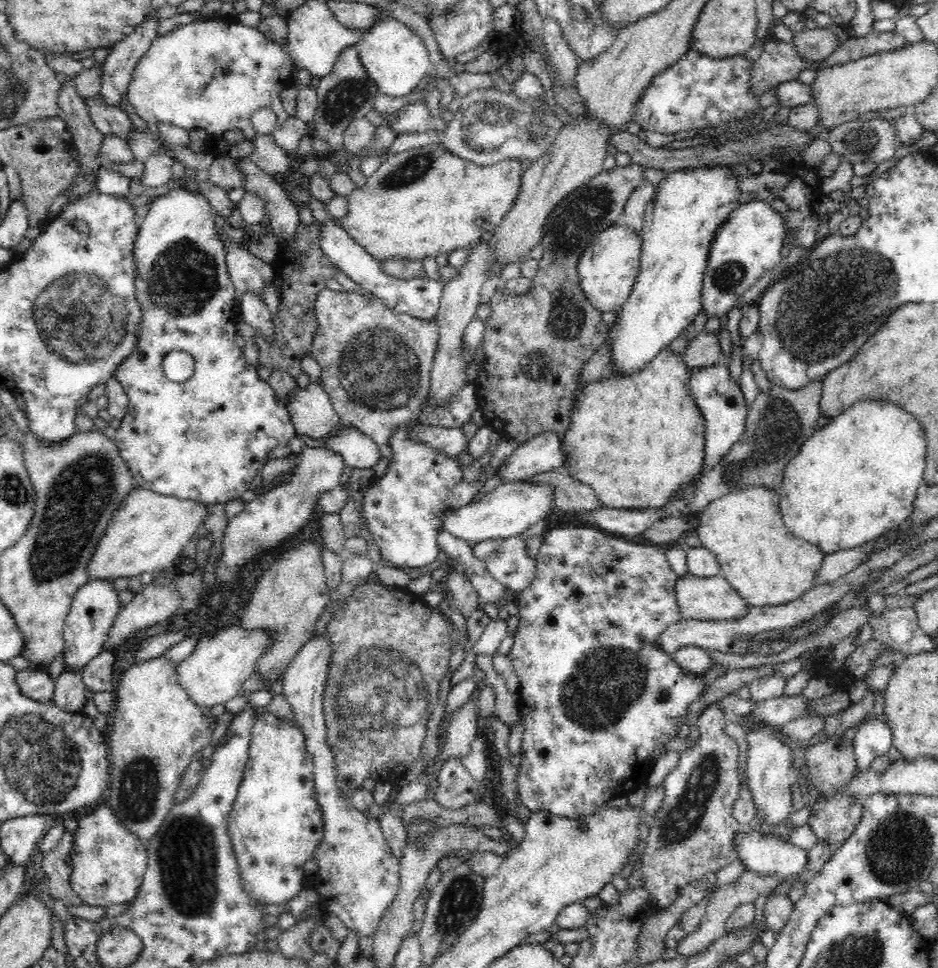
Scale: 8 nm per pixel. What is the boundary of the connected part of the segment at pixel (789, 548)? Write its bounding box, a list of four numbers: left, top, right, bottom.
[694,486,825,606]

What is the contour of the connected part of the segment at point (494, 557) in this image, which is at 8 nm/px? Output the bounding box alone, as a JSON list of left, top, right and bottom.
[472,534,536,594]

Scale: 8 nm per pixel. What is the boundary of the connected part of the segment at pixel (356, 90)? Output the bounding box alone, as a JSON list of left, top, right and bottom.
[310,46,379,152]

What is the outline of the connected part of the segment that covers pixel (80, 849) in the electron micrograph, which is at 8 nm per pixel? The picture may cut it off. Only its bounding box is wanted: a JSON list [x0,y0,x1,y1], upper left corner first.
[68,805,148,908]

